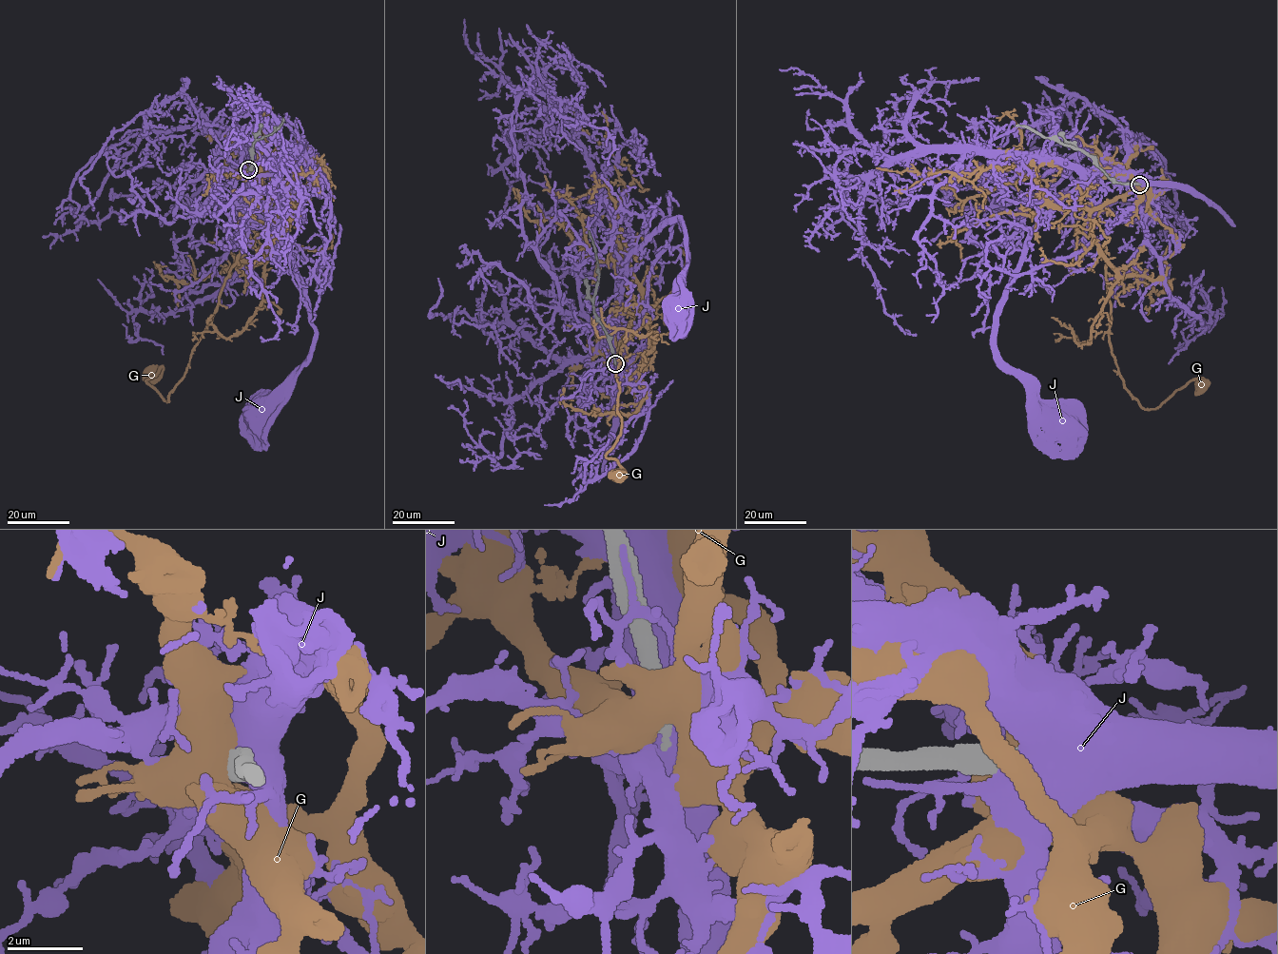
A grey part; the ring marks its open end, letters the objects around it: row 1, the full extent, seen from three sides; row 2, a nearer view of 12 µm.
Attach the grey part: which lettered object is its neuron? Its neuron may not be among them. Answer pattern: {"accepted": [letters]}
{"accepted": []}

